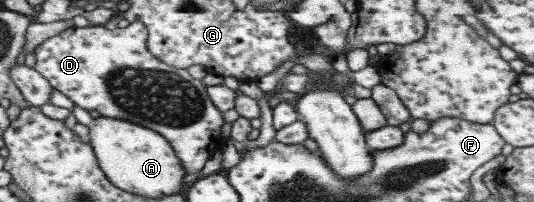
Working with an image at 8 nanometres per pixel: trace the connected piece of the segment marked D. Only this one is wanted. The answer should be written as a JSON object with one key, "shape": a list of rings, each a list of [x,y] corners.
{"shape":[[[131,19],[125,28],[109,30],[104,25],[70,27],[60,34],[47,38],[34,49],[36,70],[52,86],[62,92],[75,106],[84,110],[97,110],[100,116],[128,120],[162,135],[180,158],[186,174],[200,172],[214,153],[222,152],[227,141],[222,136],[222,112],[210,100],[207,86],[192,78],[185,68],[176,68],[154,56],[147,47],[148,29],[142,22]]]}

